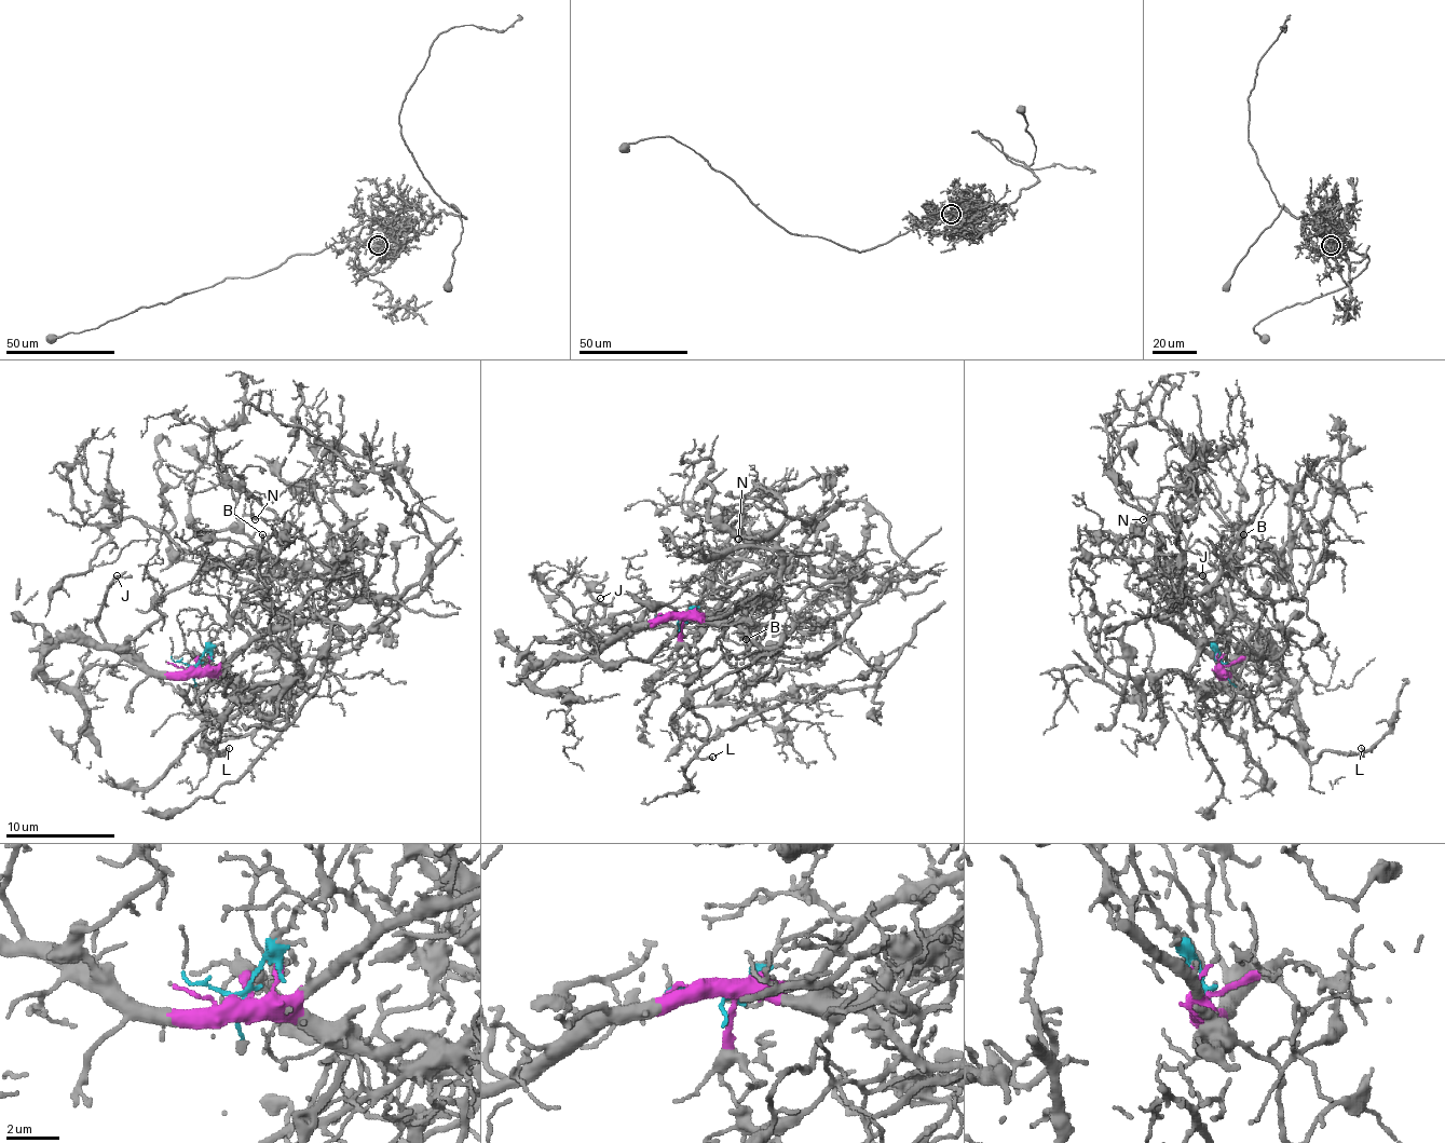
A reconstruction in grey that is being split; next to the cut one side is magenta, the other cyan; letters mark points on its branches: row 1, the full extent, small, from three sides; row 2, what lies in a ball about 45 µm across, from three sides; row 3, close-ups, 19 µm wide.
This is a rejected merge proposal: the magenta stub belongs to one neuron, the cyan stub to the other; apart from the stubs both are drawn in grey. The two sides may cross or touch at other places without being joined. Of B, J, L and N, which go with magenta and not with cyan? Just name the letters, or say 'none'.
B, J, L

